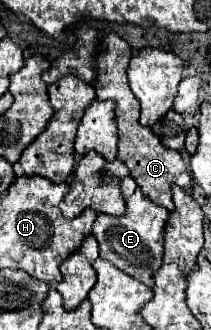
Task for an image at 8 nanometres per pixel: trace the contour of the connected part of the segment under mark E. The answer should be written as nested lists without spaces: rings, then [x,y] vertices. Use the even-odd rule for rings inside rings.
[[[126,176],[120,182],[120,190],[126,202],[126,212],[122,216],[112,216],[112,214],[98,214],[94,220],[94,238],[98,240],[100,246],[100,258],[112,262],[122,270],[124,274],[130,274],[132,278],[140,280],[148,288],[154,288],[154,272],[162,264],[162,234],[164,234],[164,222],[168,218],[168,210],[154,204],[148,196],[140,192],[136,186],[134,178]]]

